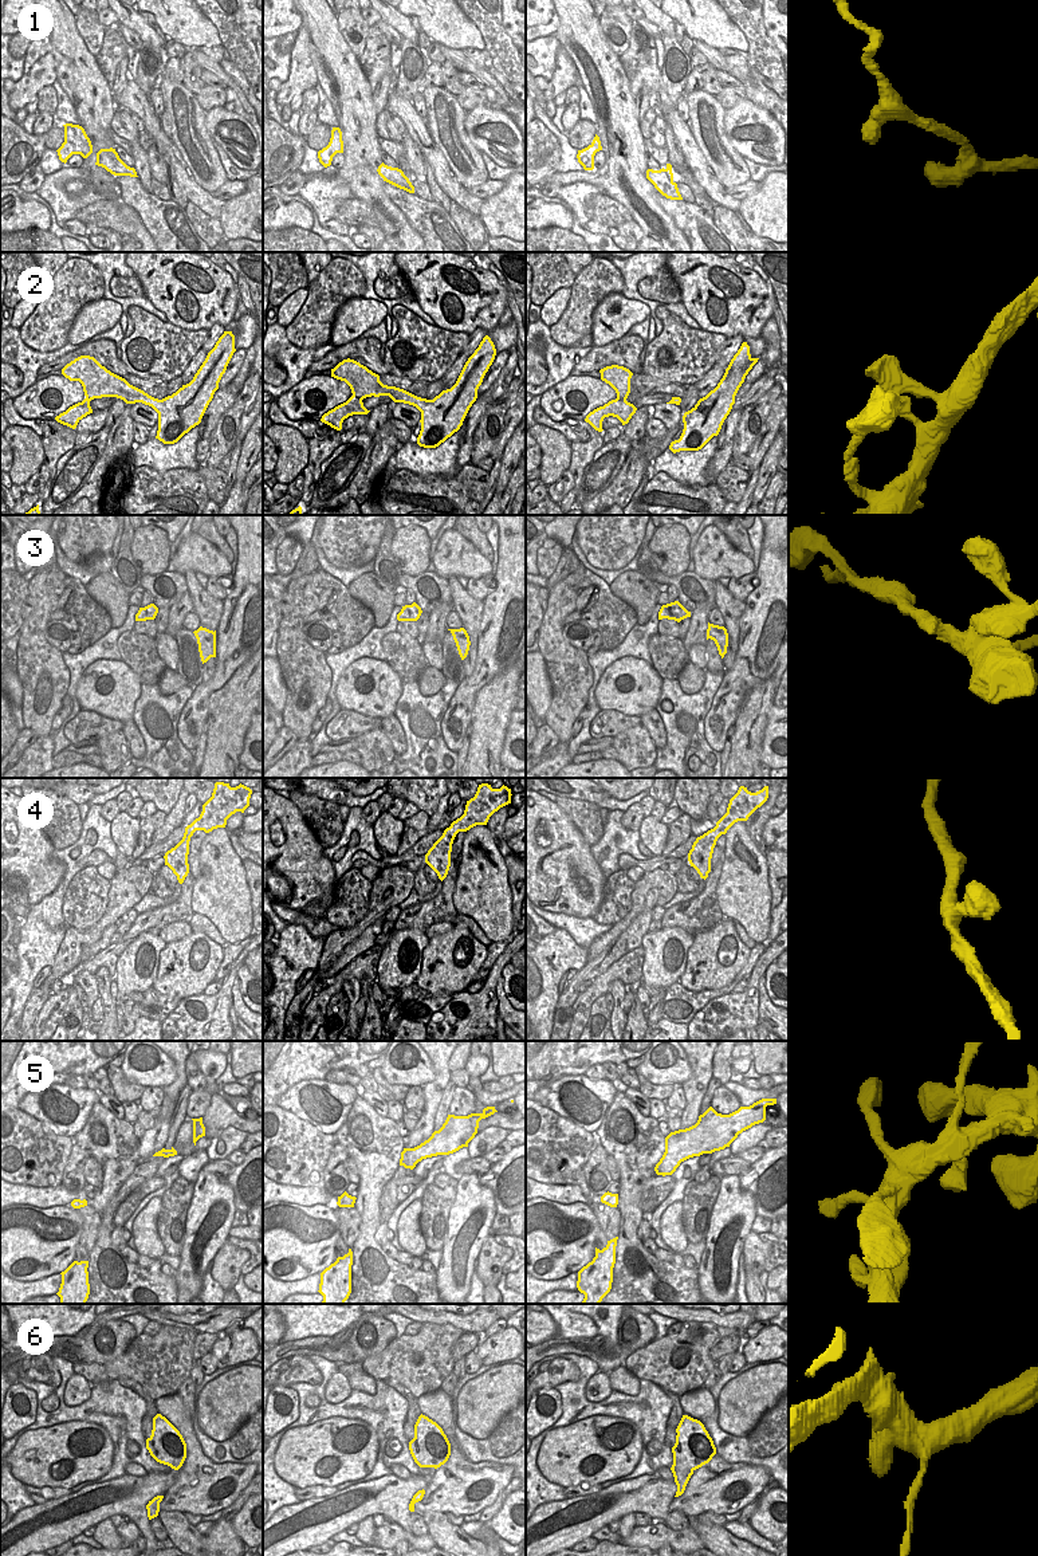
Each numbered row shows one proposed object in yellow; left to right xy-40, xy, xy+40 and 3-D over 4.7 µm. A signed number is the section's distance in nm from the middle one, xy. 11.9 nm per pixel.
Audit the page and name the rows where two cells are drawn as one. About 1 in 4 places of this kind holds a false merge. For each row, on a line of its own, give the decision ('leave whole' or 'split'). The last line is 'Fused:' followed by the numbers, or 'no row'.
1: leave whole
2: leave whole
3: leave whole
4: leave whole
5: leave whole
6: split
Fused: 6

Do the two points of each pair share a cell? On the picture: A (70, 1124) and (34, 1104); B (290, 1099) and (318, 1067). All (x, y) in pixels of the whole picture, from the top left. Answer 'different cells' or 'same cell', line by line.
A: same cell
B: different cells

